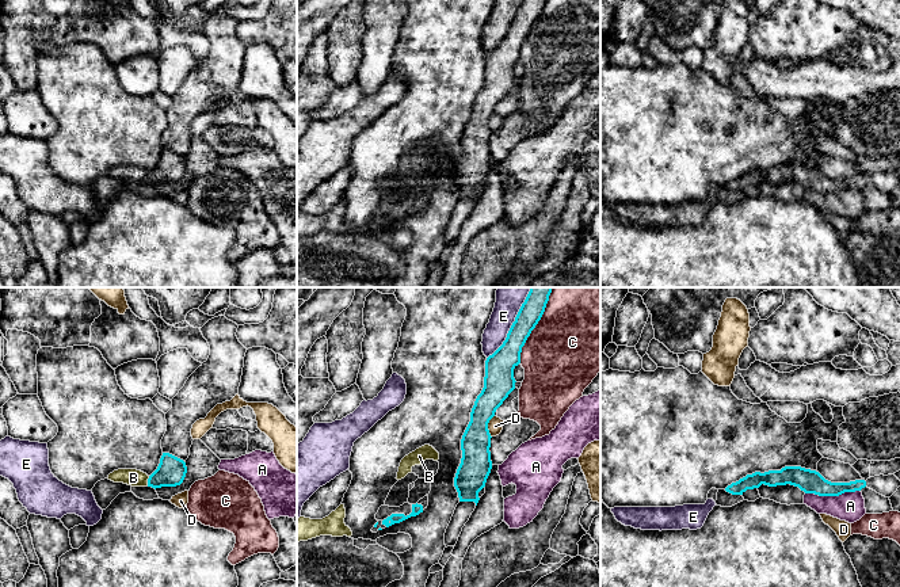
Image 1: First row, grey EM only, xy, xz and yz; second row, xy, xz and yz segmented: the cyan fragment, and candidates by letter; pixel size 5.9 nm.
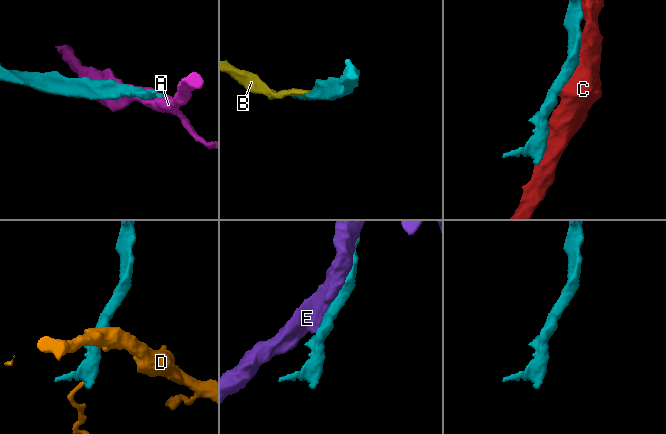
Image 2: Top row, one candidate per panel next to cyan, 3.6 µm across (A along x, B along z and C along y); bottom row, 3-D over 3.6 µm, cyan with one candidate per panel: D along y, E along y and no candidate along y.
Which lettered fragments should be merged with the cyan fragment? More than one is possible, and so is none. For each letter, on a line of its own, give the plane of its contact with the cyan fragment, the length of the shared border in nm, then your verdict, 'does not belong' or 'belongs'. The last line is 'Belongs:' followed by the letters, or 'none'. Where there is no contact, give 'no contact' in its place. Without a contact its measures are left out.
A: meets cyan in yz; contact 320 nm long; does not belong
B: meets cyan in xy; contact 60 nm long; belongs
C: meets cyan in xz; contact 380 nm long; does not belong
D: meets cyan in xz; contact 140 nm long; does not belong
E: meets cyan in xz; contact 380 nm long; does not belong
Belongs: B

